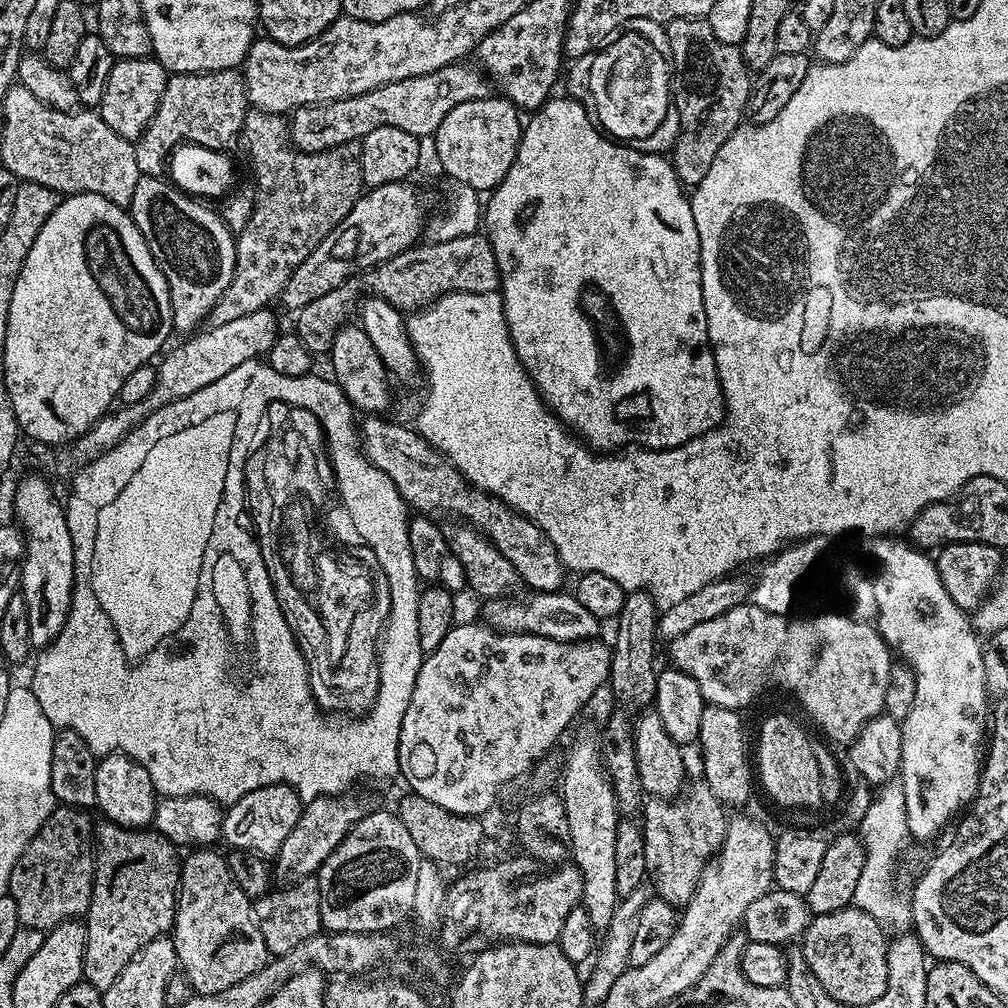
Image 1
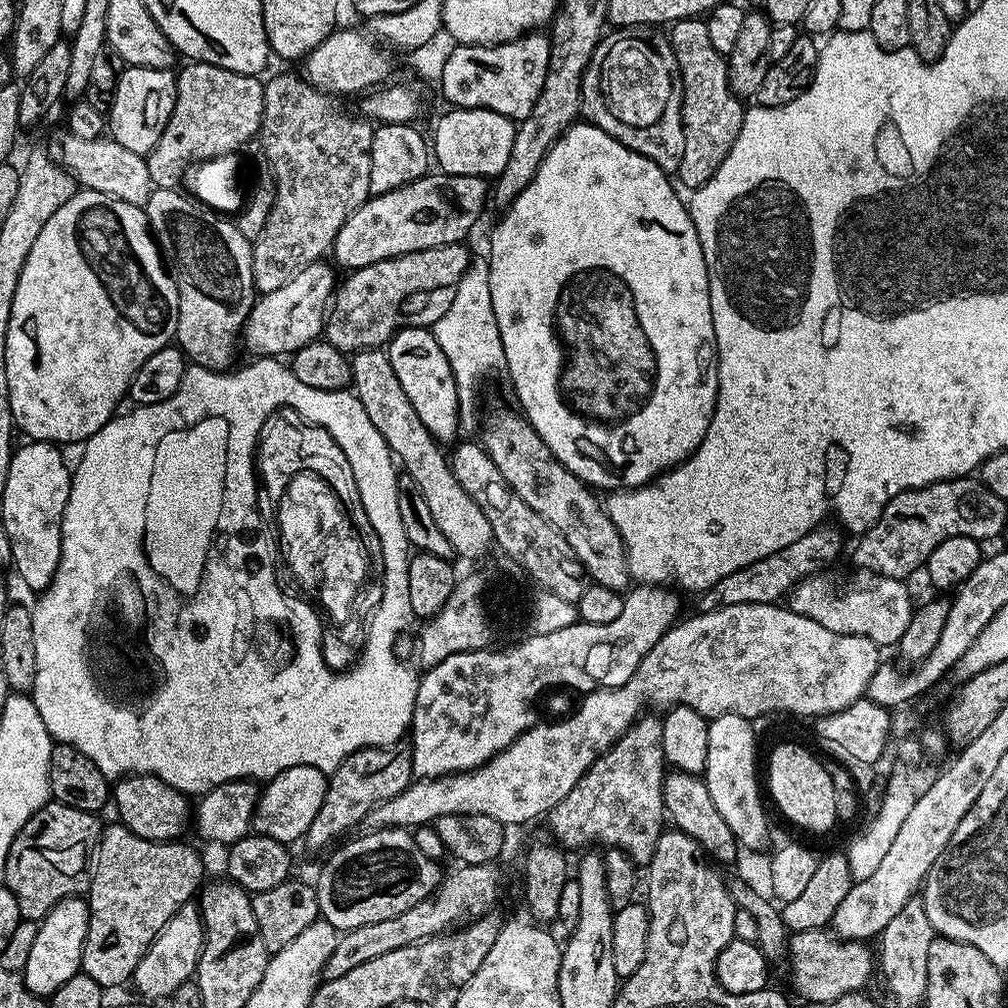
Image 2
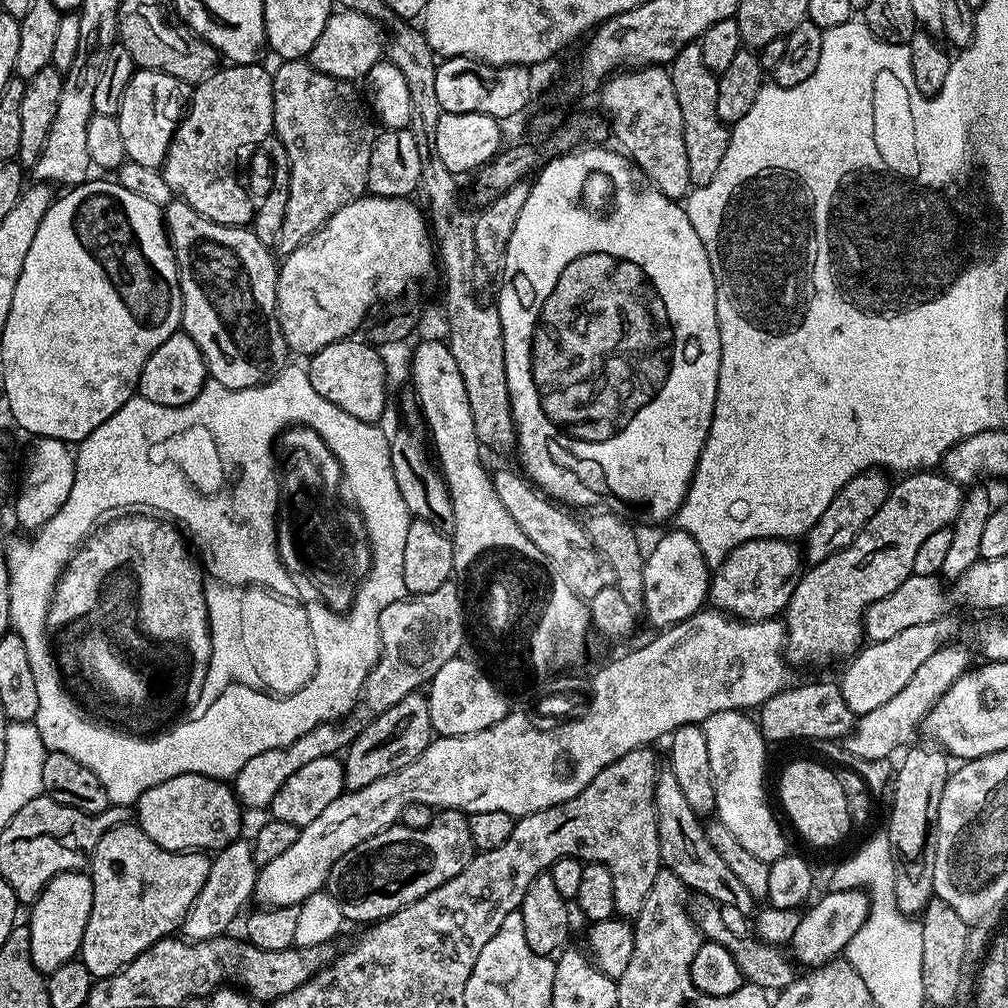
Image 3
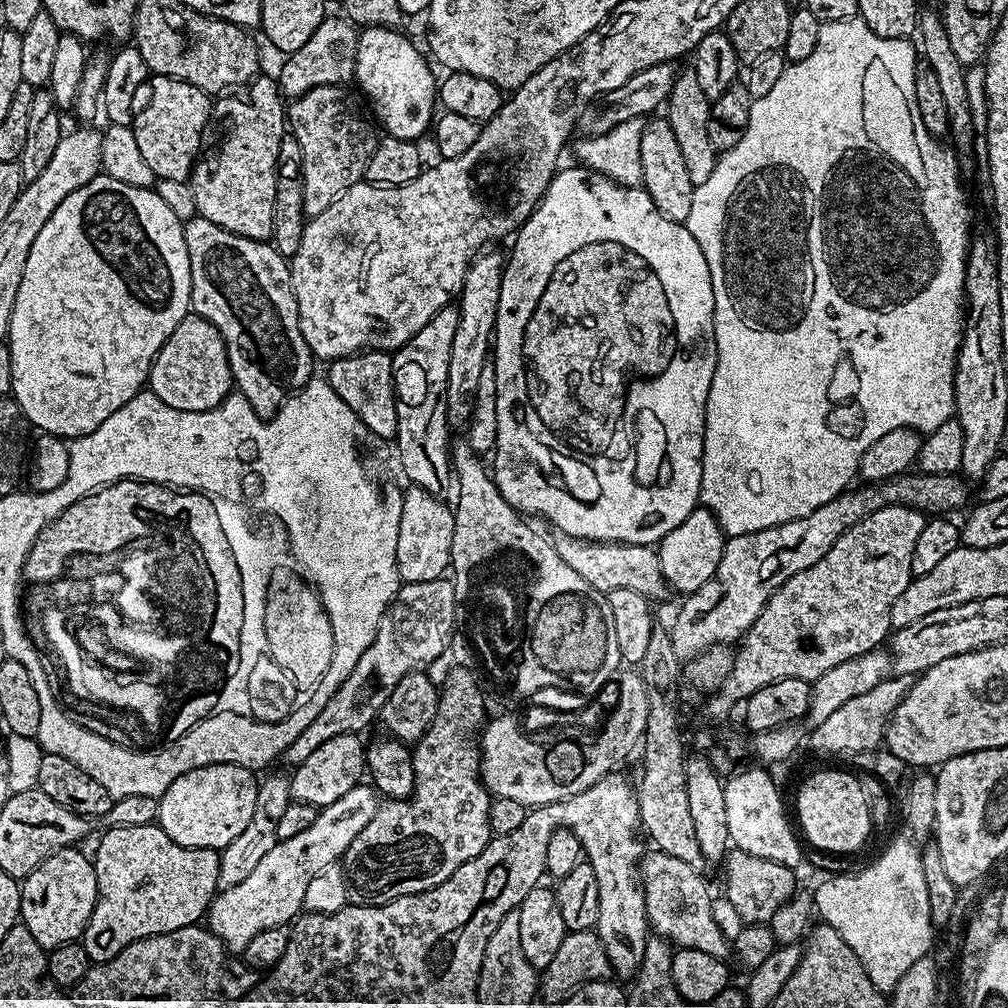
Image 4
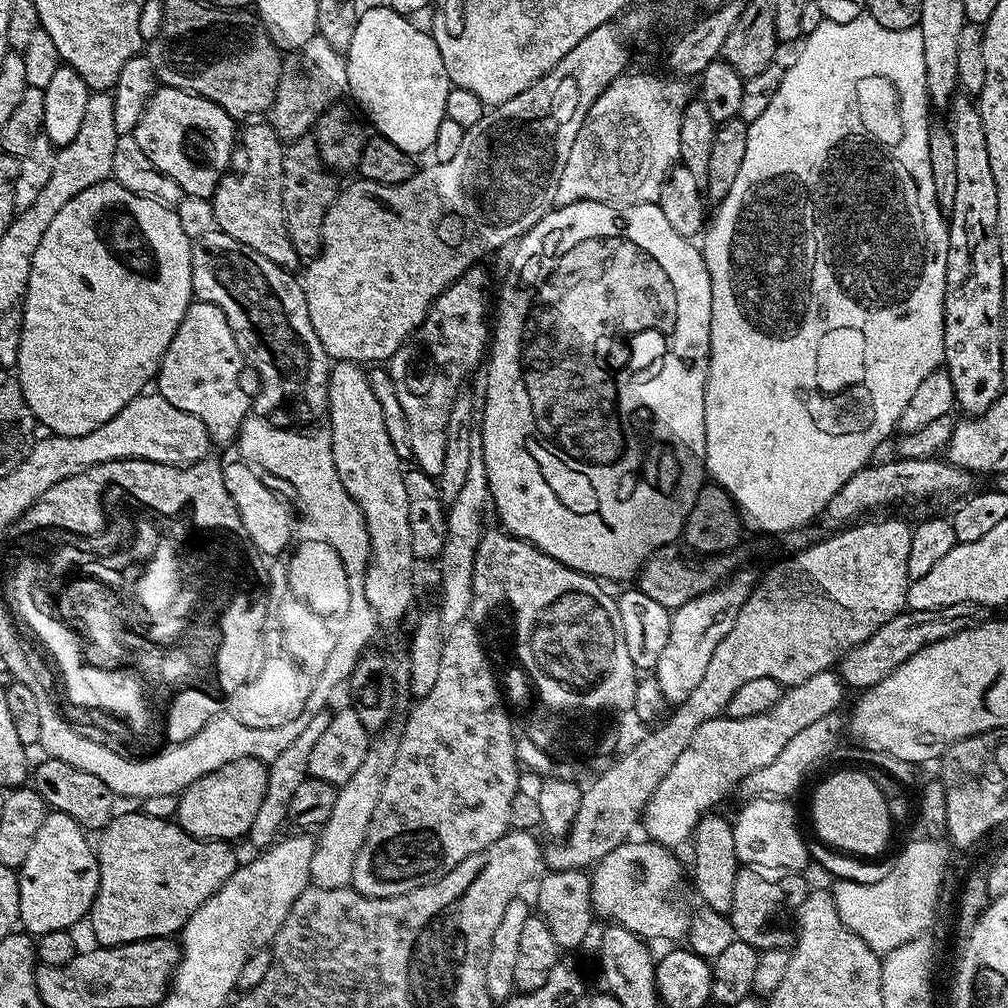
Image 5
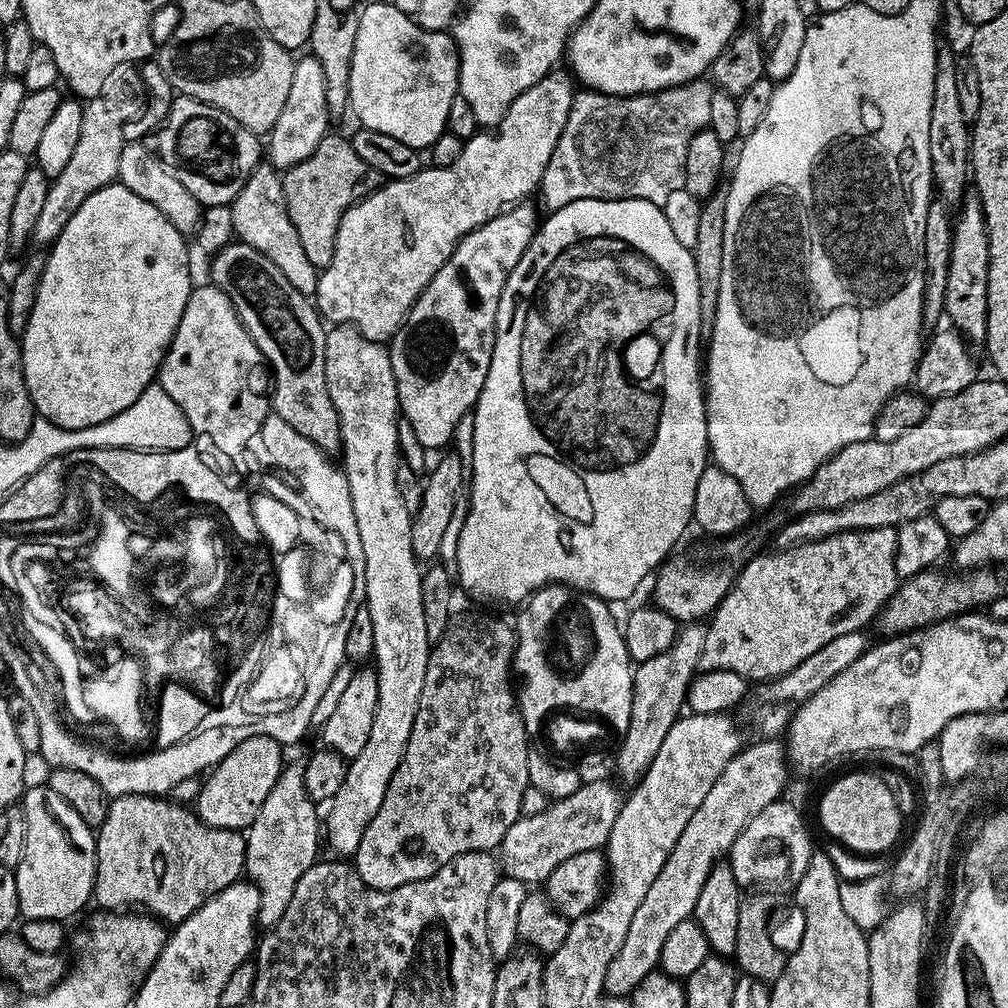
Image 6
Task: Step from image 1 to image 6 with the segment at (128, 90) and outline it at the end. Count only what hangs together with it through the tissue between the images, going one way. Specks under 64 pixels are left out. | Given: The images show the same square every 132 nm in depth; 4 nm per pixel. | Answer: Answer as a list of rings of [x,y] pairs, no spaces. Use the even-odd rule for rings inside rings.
[[[177,95],[173,99],[168,116],[155,136],[154,151],[156,155],[171,170],[174,178],[178,178],[178,182],[182,182],[182,186],[186,186],[186,190],[190,190],[190,194],[194,194],[194,198],[198,198],[201,206],[231,205],[238,190],[242,190],[242,186],[246,186],[246,178],[250,178],[250,174],[262,160],[262,140],[257,133],[246,130],[246,126],[234,122],[234,118],[230,118],[230,114],[218,110],[213,104],[203,104],[200,100],[189,96]]]

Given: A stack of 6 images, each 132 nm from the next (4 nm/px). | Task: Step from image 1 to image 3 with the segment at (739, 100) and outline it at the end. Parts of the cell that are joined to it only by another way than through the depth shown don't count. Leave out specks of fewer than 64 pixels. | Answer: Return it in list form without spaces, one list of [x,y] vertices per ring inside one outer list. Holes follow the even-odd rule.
[[[693,42],[678,50],[670,65],[674,98],[678,98],[678,110],[682,110],[682,134],[686,142],[686,162],[690,165],[692,188],[701,188],[718,174],[722,157],[728,149],[729,125],[718,118],[718,76],[706,66],[699,43]]]

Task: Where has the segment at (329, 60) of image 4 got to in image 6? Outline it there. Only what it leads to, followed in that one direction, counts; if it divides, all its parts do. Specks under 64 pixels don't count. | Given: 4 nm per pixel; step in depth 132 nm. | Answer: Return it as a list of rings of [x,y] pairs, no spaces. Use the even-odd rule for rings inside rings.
[[[310,54],[297,59],[294,63],[294,78],[290,81],[290,95],[286,98],[286,106],[282,106],[282,114],[278,114],[278,122],[274,122],[271,132],[266,136],[266,160],[278,170],[287,170],[298,166],[298,162],[306,162],[314,150],[318,150],[318,142],[329,135],[328,120],[330,113],[326,106],[326,77],[322,74],[322,65],[318,58]]]

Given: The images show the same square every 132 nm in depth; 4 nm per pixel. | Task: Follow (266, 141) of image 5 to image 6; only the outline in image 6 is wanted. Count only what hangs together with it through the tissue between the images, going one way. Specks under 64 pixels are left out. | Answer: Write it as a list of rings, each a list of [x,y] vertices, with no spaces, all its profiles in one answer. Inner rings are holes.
[[[261,162],[246,178],[246,186],[238,190],[230,205],[234,218],[234,236],[237,241],[249,244],[258,254],[270,258],[278,270],[298,294],[315,297],[320,272],[306,258],[306,250],[302,250],[302,241],[298,239],[298,230],[294,230],[294,222],[290,222],[290,214],[286,210],[286,196],[283,194],[283,175],[273,164]]]

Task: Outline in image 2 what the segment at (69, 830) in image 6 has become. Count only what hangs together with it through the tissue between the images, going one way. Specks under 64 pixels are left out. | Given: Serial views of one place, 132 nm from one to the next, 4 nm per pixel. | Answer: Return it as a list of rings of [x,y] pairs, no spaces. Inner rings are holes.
[[[67,896],[58,902],[39,921],[34,938],[34,946],[30,946],[30,958],[26,958],[24,967],[24,984],[28,991],[41,998],[47,998],[62,986],[62,982],[70,982],[76,973],[81,971],[84,958],[84,943],[88,933],[88,902],[80,896]]]

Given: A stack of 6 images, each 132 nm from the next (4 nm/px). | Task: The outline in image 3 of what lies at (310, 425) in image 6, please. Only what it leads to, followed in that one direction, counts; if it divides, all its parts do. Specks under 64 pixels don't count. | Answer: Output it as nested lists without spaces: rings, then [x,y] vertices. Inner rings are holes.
[[[179,198],[163,213],[180,272],[182,331],[194,338],[209,377],[227,388],[268,383],[290,357],[276,313],[278,260],[272,257],[273,249],[263,245],[251,227],[231,228],[210,222]]]

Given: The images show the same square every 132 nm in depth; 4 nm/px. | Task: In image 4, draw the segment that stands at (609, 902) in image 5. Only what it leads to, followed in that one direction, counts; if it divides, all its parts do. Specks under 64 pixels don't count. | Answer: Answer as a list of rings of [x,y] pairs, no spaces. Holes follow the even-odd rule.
[[[655,850],[649,851],[641,859],[640,874],[648,923],[657,937],[667,940],[676,948],[702,950],[713,958],[727,961],[733,955],[734,948],[726,934],[718,930],[718,922],[714,922],[714,896],[708,893],[708,884],[700,877],[700,870],[695,865]]]

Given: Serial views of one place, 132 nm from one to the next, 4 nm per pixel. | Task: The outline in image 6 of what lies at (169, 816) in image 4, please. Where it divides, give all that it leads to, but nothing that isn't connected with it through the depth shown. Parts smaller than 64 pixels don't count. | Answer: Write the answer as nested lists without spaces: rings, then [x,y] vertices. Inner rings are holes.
[[[251,736],[246,738],[246,742],[234,746],[234,750],[230,750],[230,754],[226,754],[226,758],[207,773],[194,805],[196,815],[215,828],[247,830],[258,810],[262,810],[266,794],[270,794],[274,782],[278,782],[286,763],[284,752],[282,745],[269,736]]]

